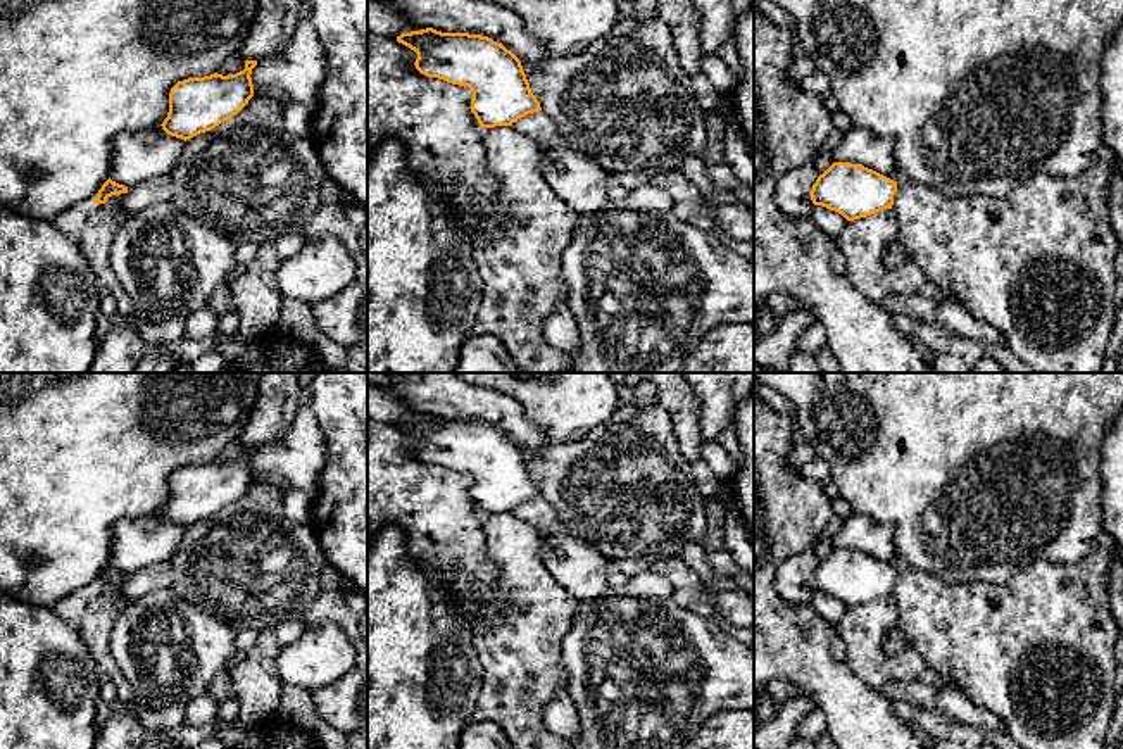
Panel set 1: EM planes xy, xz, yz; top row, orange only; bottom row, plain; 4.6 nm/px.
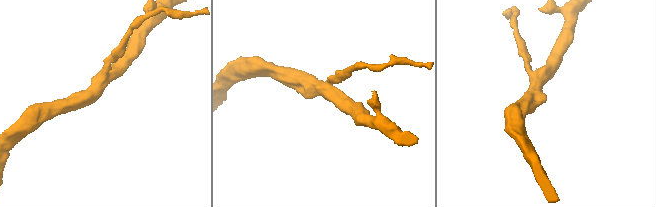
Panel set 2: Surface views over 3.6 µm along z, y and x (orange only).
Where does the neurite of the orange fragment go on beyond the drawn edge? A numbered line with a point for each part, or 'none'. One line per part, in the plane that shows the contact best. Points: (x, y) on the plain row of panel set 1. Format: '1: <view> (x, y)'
none

